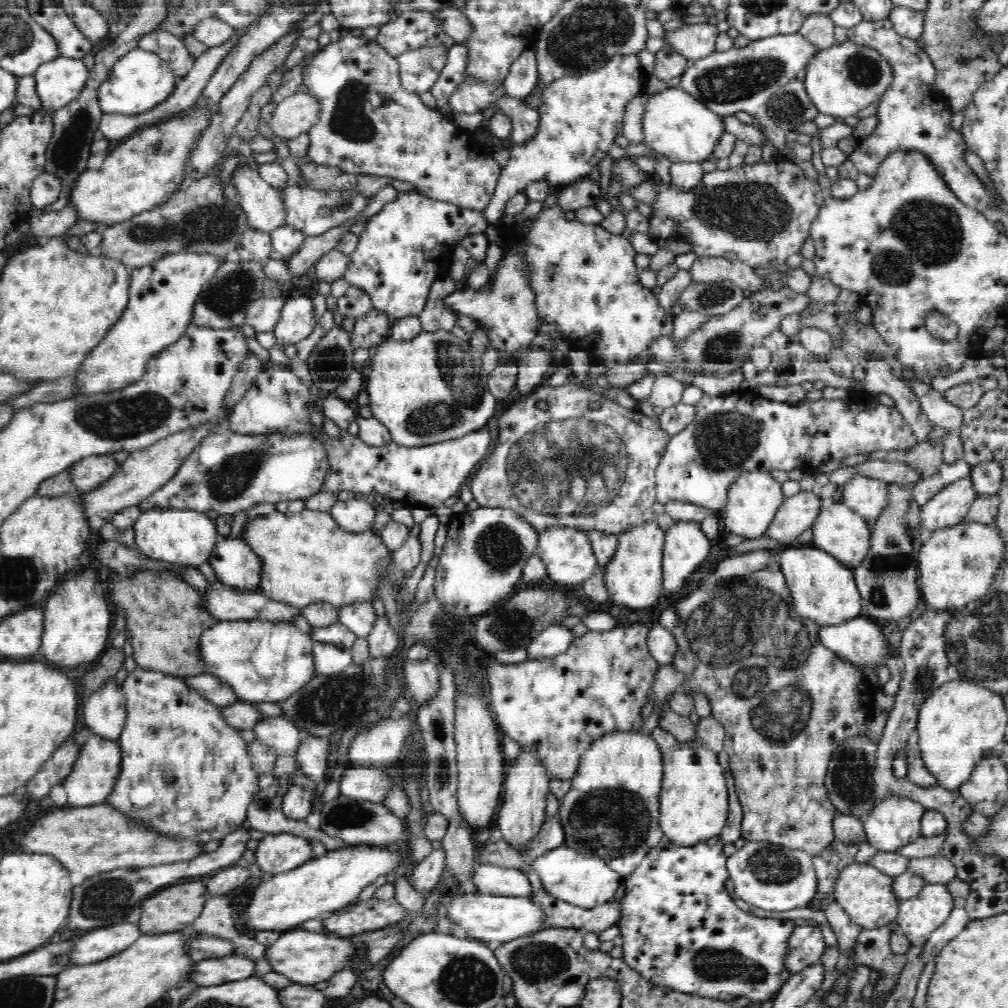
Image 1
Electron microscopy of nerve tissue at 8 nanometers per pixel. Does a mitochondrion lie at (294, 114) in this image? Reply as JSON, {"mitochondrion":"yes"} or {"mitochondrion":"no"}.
{"mitochondrion":"no"}

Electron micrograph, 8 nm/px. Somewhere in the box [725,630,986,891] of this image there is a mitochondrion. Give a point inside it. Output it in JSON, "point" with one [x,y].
{"point":[848,780]}

